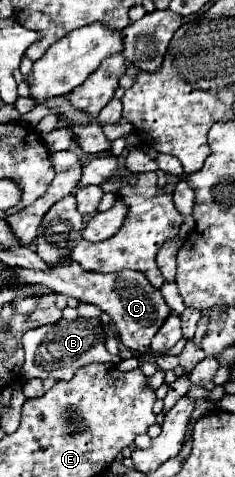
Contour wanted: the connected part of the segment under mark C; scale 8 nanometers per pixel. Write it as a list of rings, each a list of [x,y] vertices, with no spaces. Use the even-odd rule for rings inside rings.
[[[73,261],[67,267],[51,267],[45,273],[31,271],[31,269],[17,269],[17,277],[25,283],[41,283],[41,285],[53,289],[55,293],[63,293],[63,295],[75,297],[83,303],[93,303],[93,305],[101,307],[101,311],[105,311],[113,319],[121,343],[135,353],[149,351],[149,343],[151,343],[153,335],[157,333],[157,329],[165,321],[167,313],[171,311],[167,307],[165,299],[161,297],[159,289],[155,289],[145,279],[143,273],[129,271],[129,269],[125,269],[121,273],[103,275],[103,273],[89,273]]]

